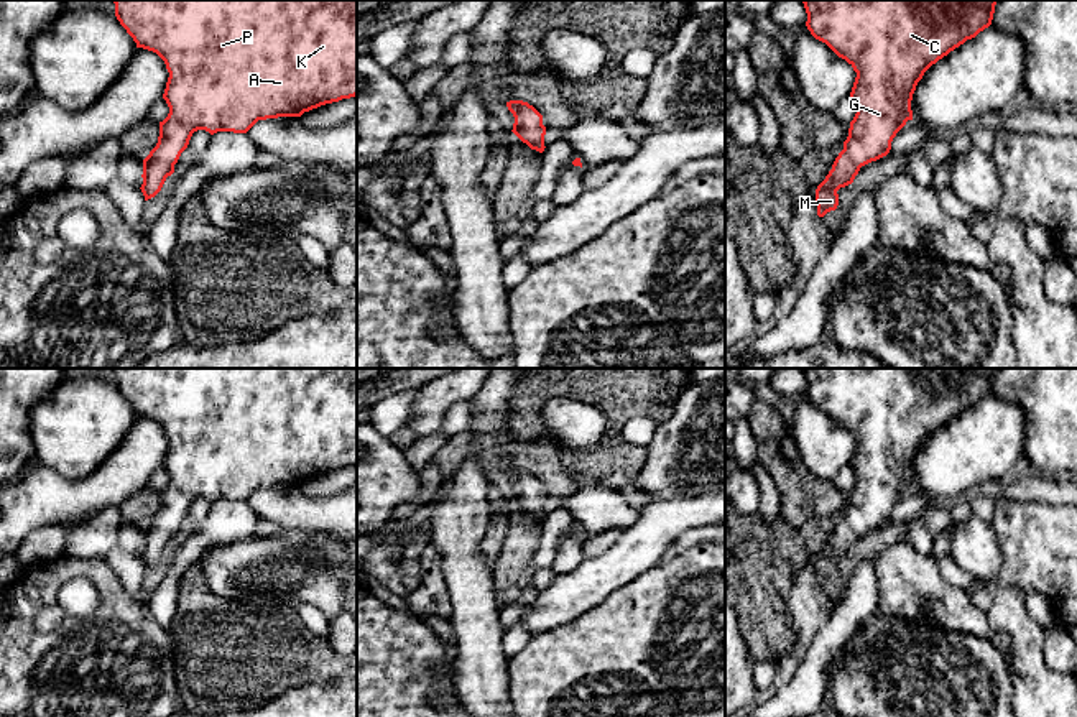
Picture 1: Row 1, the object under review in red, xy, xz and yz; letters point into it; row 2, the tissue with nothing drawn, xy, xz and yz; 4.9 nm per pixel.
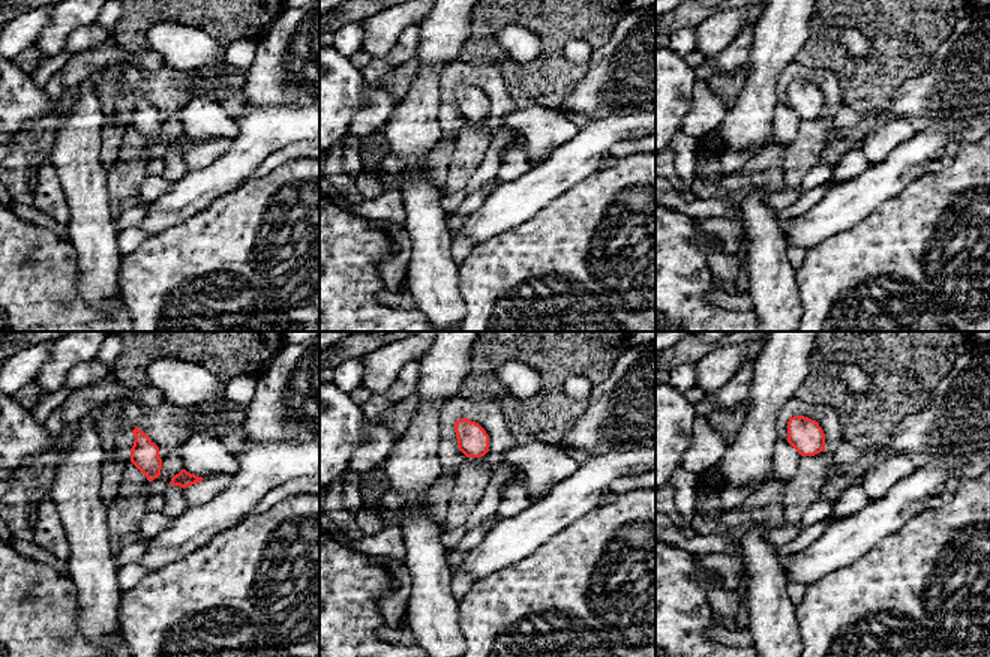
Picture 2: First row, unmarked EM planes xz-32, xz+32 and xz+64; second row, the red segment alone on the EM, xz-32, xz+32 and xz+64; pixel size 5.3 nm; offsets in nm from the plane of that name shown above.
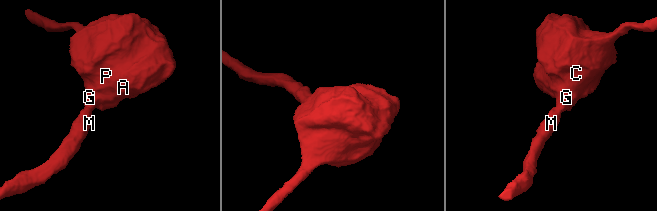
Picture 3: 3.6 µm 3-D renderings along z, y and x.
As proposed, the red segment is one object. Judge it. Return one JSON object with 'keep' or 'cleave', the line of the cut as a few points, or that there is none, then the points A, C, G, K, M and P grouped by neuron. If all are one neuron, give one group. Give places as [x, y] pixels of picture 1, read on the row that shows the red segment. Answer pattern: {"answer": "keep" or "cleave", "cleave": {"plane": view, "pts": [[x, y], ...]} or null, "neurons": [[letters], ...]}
{"answer": "keep", "cleave": null, "neurons": [["A", "C", "G", "K", "M", "P"]]}

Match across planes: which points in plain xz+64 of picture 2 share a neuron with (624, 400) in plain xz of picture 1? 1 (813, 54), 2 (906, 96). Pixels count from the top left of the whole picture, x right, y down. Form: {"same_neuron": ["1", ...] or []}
{"same_neuron": ["1"]}

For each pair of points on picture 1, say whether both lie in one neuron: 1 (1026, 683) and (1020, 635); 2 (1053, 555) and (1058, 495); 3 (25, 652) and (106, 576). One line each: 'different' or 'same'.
1: same
2: different
3: same

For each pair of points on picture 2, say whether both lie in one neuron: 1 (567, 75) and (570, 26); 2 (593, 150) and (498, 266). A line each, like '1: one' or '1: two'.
1: one
2: two

